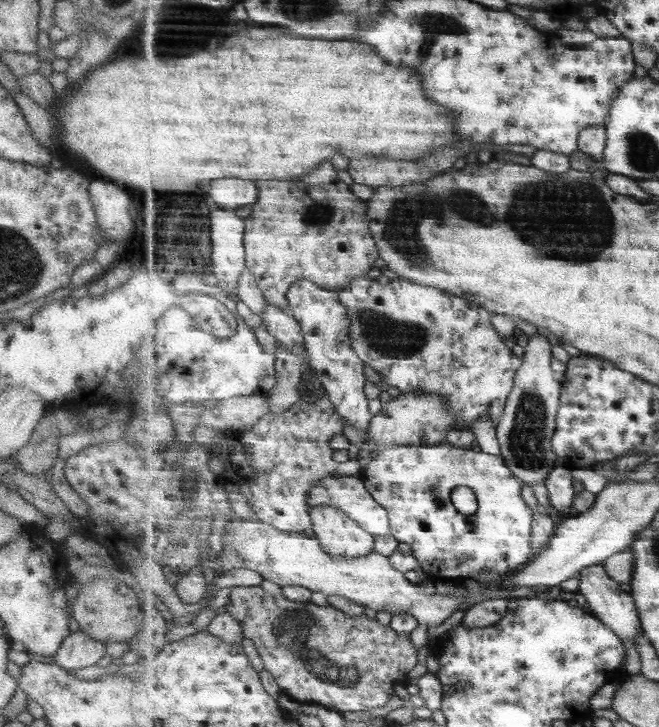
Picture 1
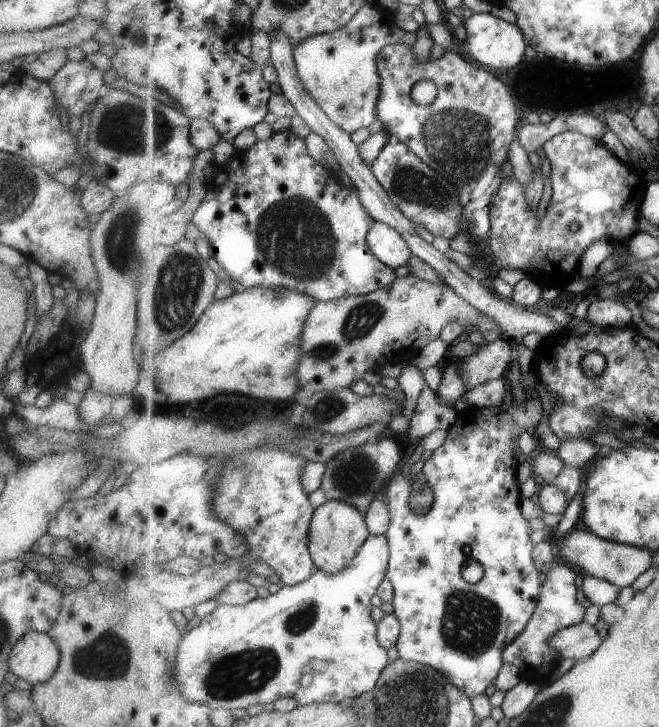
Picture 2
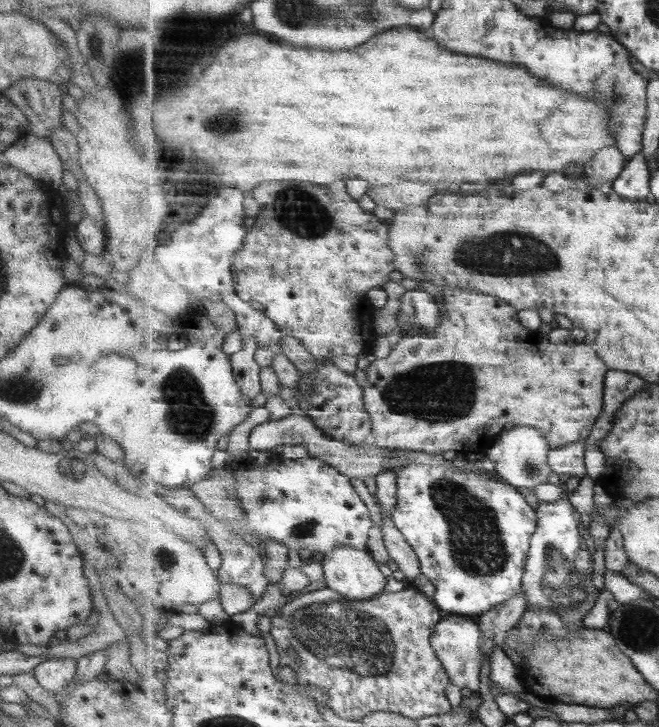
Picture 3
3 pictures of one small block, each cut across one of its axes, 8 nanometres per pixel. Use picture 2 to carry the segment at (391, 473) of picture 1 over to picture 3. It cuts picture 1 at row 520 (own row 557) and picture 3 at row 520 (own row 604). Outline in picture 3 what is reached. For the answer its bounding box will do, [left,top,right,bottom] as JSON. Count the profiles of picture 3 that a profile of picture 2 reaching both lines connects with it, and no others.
[391,463,539,619]

